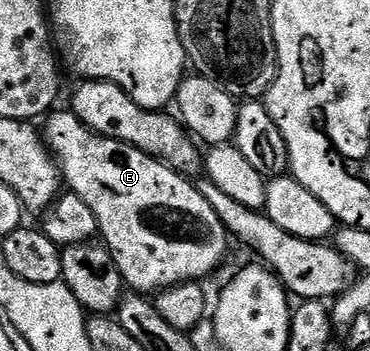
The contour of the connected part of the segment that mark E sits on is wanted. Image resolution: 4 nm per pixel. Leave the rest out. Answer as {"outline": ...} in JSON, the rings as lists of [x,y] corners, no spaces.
{"outline":[[[55,114],[47,119],[48,127],[43,127],[42,130],[46,145],[60,167],[67,189],[82,196],[82,200],[90,204],[90,212],[94,212],[98,220],[99,237],[112,253],[114,264],[125,283],[136,292],[159,292],[169,286],[176,286],[179,282],[204,280],[223,260],[230,235],[222,220],[218,220],[218,212],[214,212],[214,208],[206,204],[202,192],[198,192],[195,184],[161,159],[125,142],[96,134],[89,126],[77,120],[75,114]]]}

